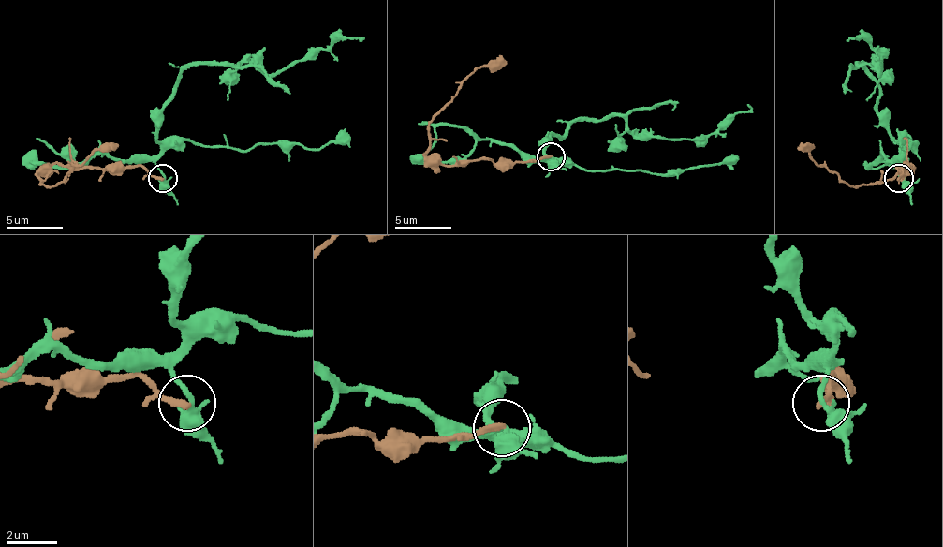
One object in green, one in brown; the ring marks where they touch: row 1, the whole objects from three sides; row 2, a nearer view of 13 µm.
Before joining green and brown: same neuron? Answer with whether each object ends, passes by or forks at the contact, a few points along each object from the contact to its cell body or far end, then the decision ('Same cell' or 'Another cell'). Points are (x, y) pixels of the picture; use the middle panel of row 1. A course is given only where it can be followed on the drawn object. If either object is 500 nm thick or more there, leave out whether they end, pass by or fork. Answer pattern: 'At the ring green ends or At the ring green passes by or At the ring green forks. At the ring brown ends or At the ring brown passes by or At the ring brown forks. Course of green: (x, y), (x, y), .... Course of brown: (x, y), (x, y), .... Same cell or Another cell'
At the ring green passes by. At the ring brown ends. Course of green: (552, 157), (544, 160), (544, 146), (575, 120), (621, 117), (635, 138), (714, 135), (749, 109), (746, 103). Course of brown: (550, 157), (462, 160), (453, 166), (427, 155), (430, 120), (470, 75), (487, 66), (507, 63). Another cell

